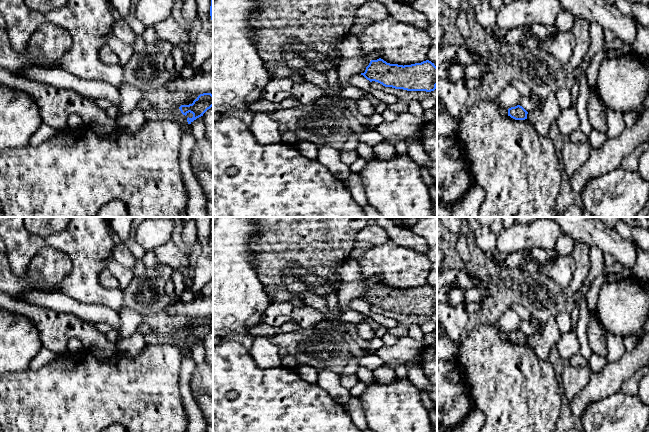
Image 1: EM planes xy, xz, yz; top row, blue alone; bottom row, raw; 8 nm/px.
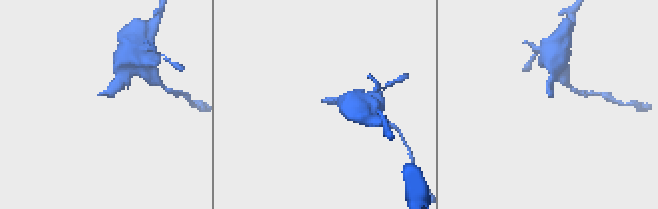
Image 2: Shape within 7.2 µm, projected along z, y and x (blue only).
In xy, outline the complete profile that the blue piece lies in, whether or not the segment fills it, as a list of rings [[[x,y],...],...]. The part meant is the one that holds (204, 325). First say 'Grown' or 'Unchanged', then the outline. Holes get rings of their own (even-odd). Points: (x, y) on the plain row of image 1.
Unchanged. [[[211,317],[200,318],[192,328],[181,329],[179,331],[183,339],[187,339],[189,336],[193,338],[192,342],[187,342],[188,348],[191,348],[197,342],[203,340],[203,338],[213,330],[213,319]]]

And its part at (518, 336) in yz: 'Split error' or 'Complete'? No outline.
Complete

